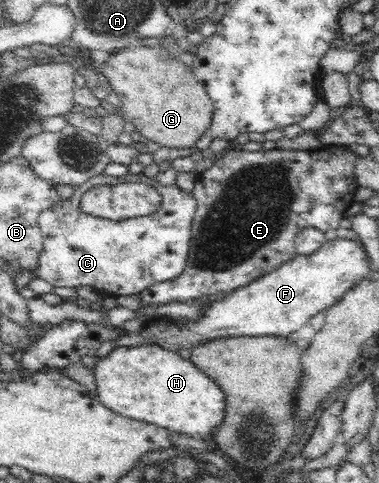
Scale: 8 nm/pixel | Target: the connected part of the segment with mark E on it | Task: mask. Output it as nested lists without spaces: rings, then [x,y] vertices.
[[[326,146],[315,152],[266,150],[263,147],[256,152],[240,149],[219,155],[210,169],[197,176],[191,193],[196,200],[196,209],[184,272],[173,281],[158,283],[141,291],[142,306],[228,294],[292,260],[296,255],[293,251],[295,238],[302,229],[314,227],[325,233],[340,227],[342,218],[350,214],[349,207],[356,201],[354,195],[358,186],[354,171],[356,159],[358,155],[347,146]]]

